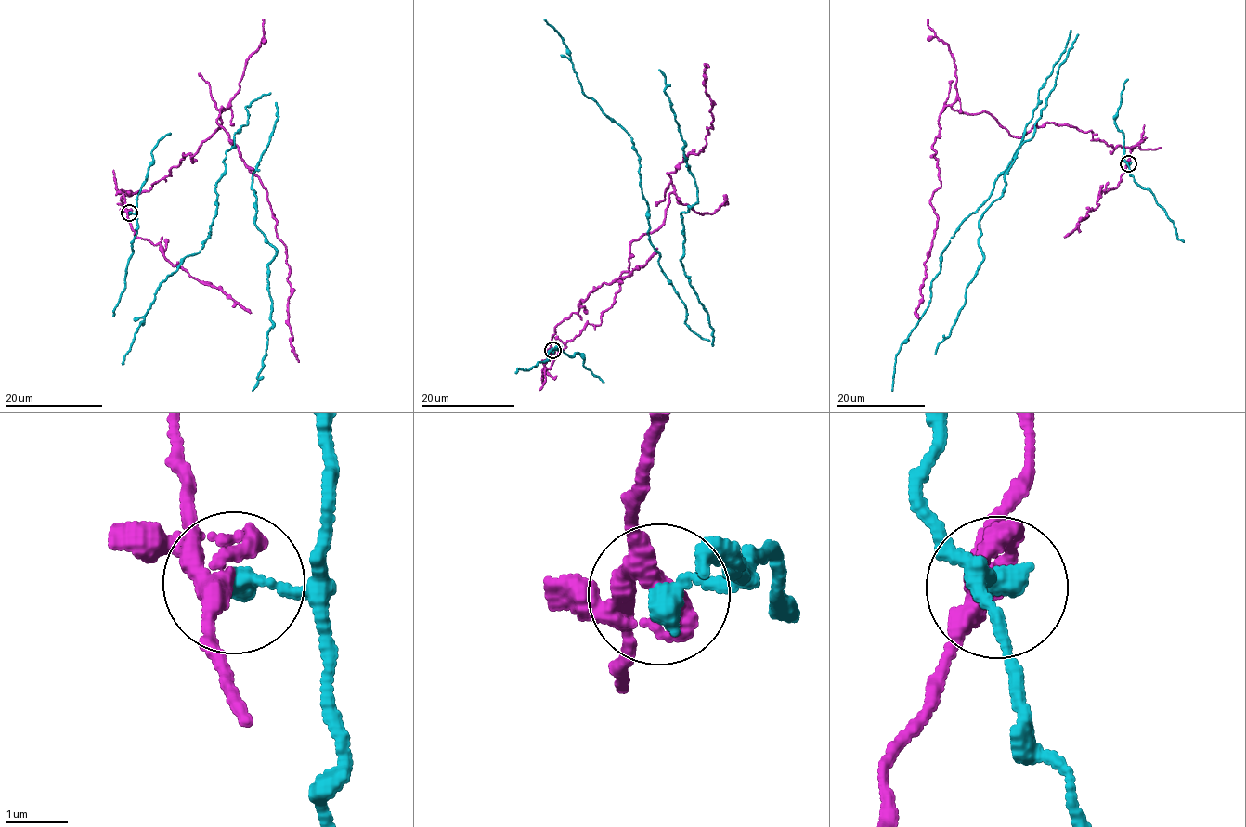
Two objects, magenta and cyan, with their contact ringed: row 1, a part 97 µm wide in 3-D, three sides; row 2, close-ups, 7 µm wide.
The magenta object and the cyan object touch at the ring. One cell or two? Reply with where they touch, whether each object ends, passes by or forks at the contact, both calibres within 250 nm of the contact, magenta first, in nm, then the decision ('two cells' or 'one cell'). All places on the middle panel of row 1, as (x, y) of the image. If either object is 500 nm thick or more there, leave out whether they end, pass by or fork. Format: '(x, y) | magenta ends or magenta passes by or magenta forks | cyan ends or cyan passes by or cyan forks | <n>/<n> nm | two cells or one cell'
(552, 350) | magenta forks | cyan ends | 280/360 nm | two cells

